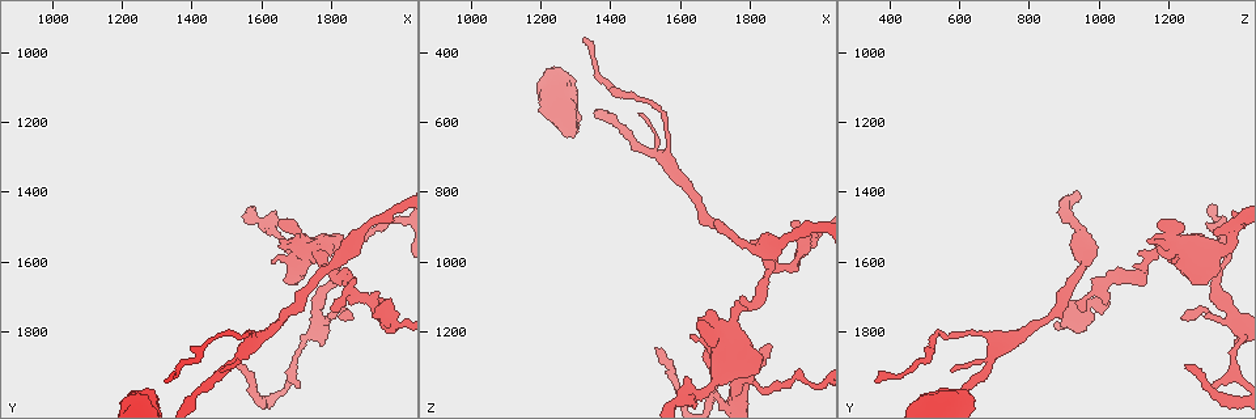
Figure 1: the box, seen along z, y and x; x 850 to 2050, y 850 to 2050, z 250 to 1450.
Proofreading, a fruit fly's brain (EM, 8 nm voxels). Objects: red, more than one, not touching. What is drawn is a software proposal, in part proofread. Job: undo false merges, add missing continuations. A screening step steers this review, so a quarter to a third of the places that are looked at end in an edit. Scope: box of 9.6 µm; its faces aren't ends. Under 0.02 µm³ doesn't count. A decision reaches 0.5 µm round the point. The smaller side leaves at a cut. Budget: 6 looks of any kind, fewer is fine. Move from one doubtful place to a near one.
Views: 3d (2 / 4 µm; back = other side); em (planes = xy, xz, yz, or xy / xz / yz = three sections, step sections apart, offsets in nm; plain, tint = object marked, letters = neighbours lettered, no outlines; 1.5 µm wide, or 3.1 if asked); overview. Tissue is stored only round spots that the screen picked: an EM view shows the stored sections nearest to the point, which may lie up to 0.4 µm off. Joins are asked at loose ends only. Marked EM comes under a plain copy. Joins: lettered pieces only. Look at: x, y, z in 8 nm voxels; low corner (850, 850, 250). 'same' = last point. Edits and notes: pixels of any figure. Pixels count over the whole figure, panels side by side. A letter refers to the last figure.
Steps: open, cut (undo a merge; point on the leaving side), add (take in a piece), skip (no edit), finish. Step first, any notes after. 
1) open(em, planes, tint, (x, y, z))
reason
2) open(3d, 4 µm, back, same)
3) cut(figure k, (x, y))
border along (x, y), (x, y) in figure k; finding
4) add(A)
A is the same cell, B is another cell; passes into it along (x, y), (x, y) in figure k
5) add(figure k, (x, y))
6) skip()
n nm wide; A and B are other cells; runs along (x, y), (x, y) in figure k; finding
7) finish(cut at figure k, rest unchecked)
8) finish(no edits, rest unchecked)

open(em, planes, letters, (1850, 1770, 1230))
branch stops here

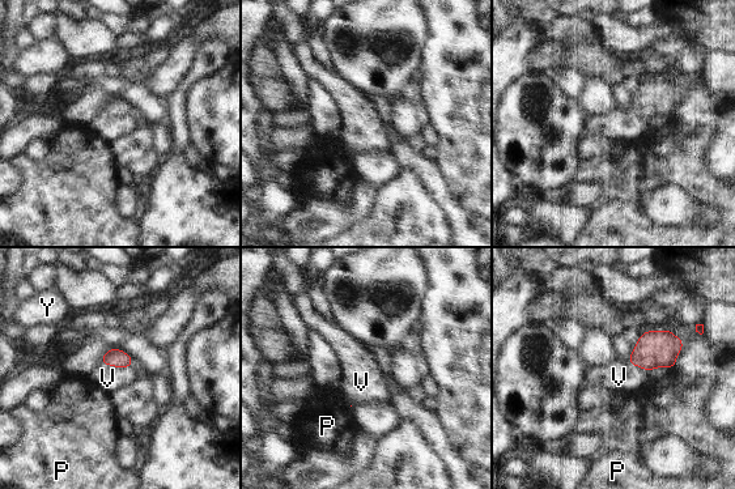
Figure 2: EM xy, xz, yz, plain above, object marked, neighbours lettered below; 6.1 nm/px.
skip()
90 nm wide; P, V and Y are other cells; border along (101, 362), (130, 368) in figure 2; no lettered piece goes on from it

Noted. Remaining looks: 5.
open(em, xy, step 8, tint, (1530, 1900, 1250))
long arm stops here

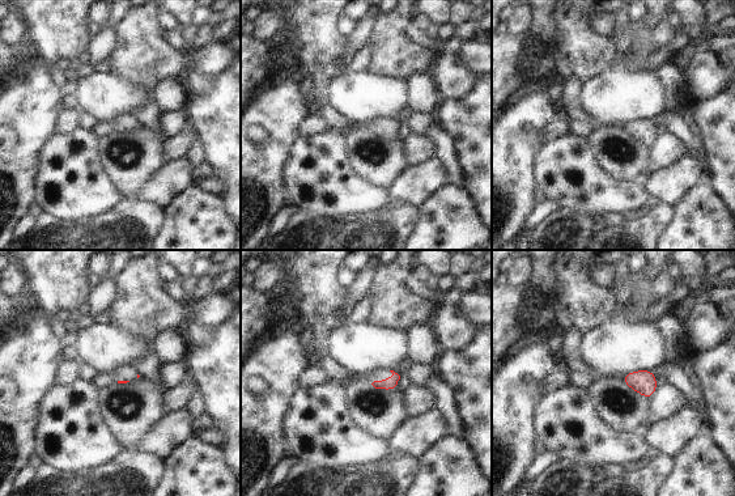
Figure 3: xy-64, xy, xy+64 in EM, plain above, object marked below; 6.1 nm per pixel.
open(em, planes, letters, same)
another direction

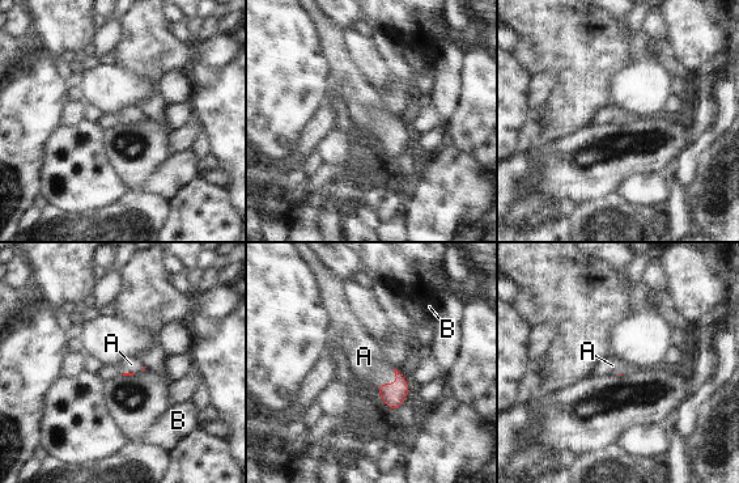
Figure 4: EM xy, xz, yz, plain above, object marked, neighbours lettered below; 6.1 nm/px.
add(A)
A is the same cell, B is another cell; passes into it along (393, 395), (391, 384), (364, 356) in figure 4; it goes on there

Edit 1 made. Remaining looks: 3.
open(em, xz, step 4, tint, (1320, 1940, 350))
thin end

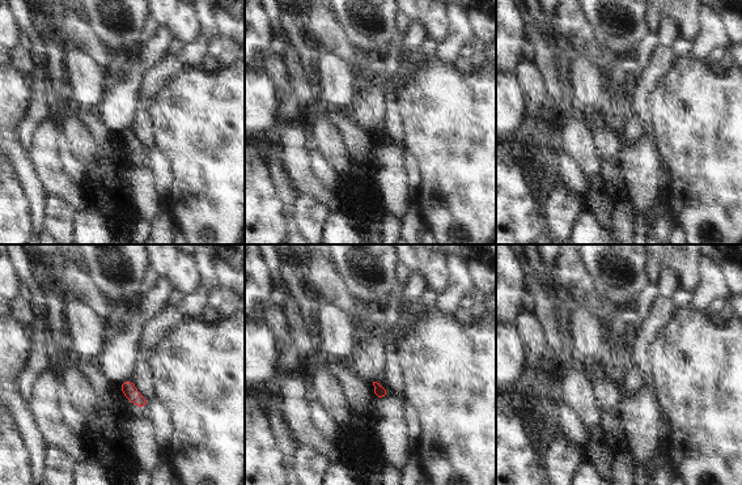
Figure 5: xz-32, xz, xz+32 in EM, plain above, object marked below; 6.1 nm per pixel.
open(em, planes, letters, same)

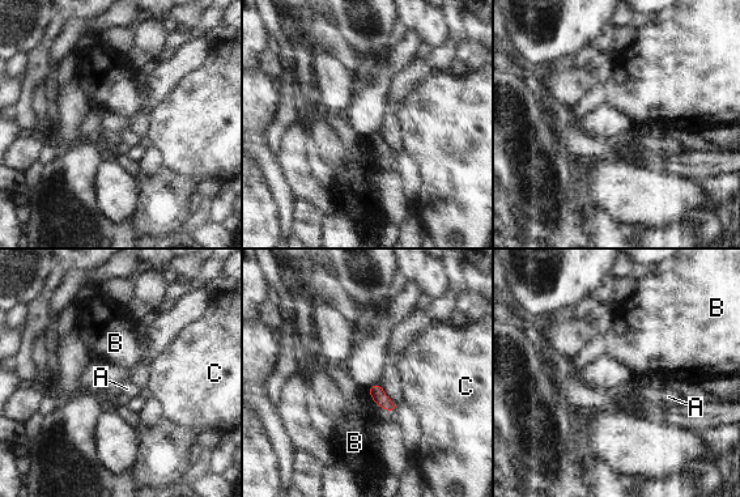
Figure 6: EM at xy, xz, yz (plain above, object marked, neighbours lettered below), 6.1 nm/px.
skip()
A, B and C are other cells; border along (366, 389), (373, 400) in figure 6; none of them fits

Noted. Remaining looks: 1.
finish(add at figure 4, rest unchecked)

